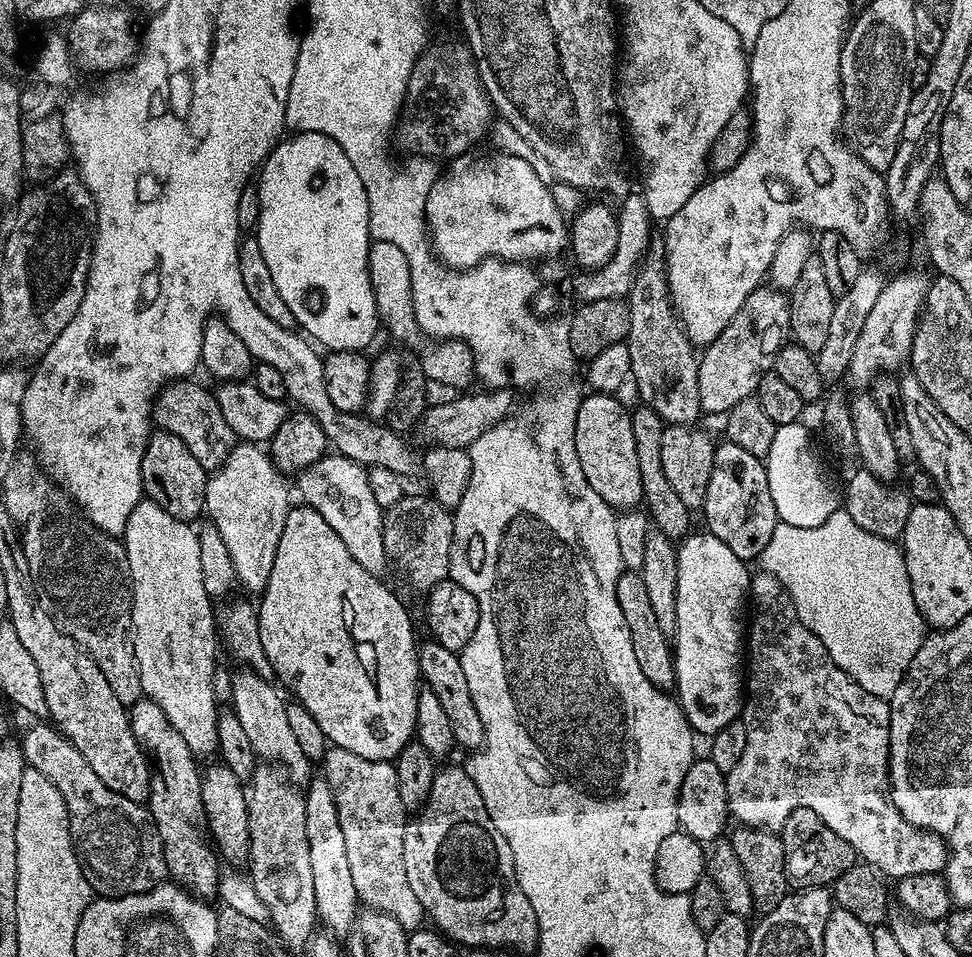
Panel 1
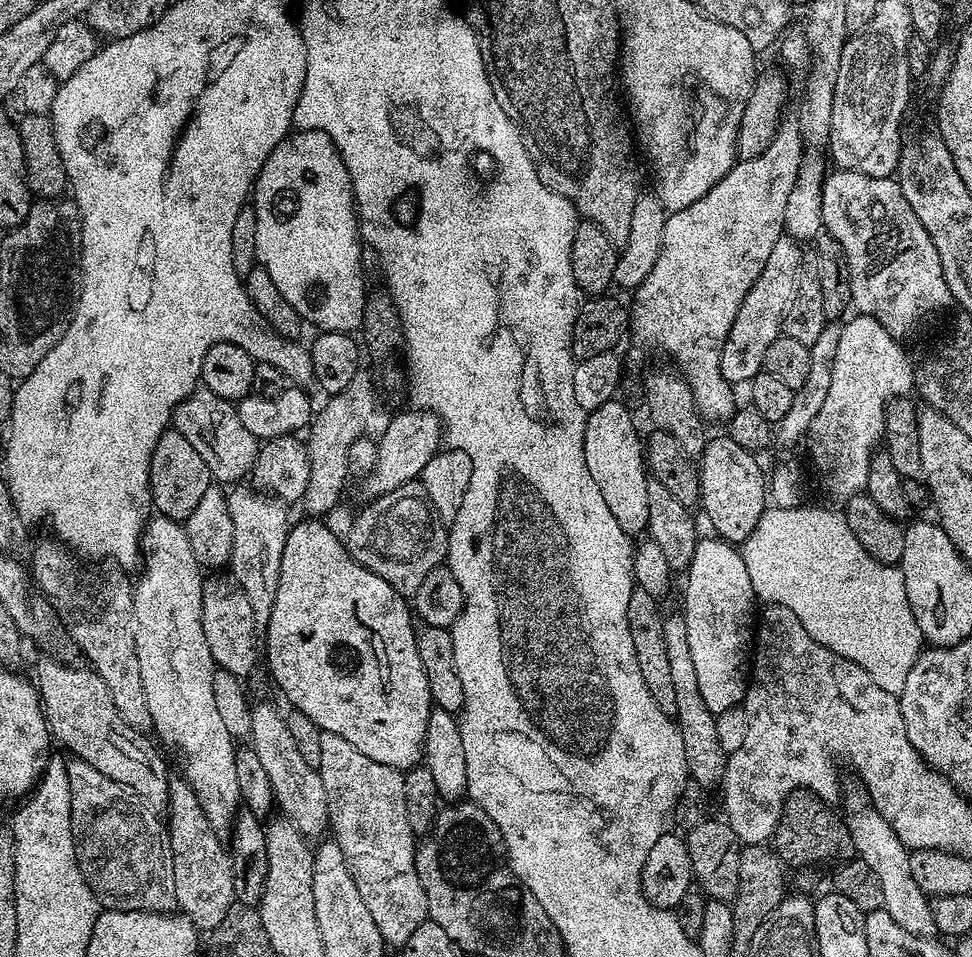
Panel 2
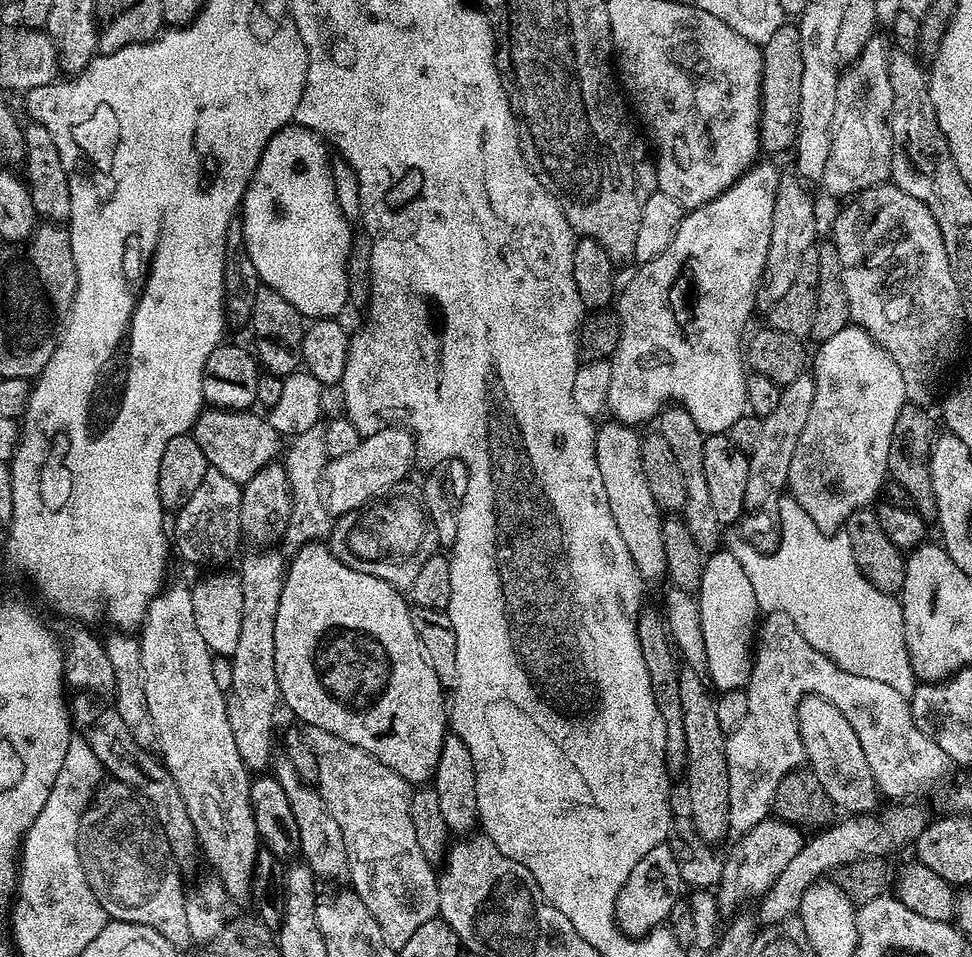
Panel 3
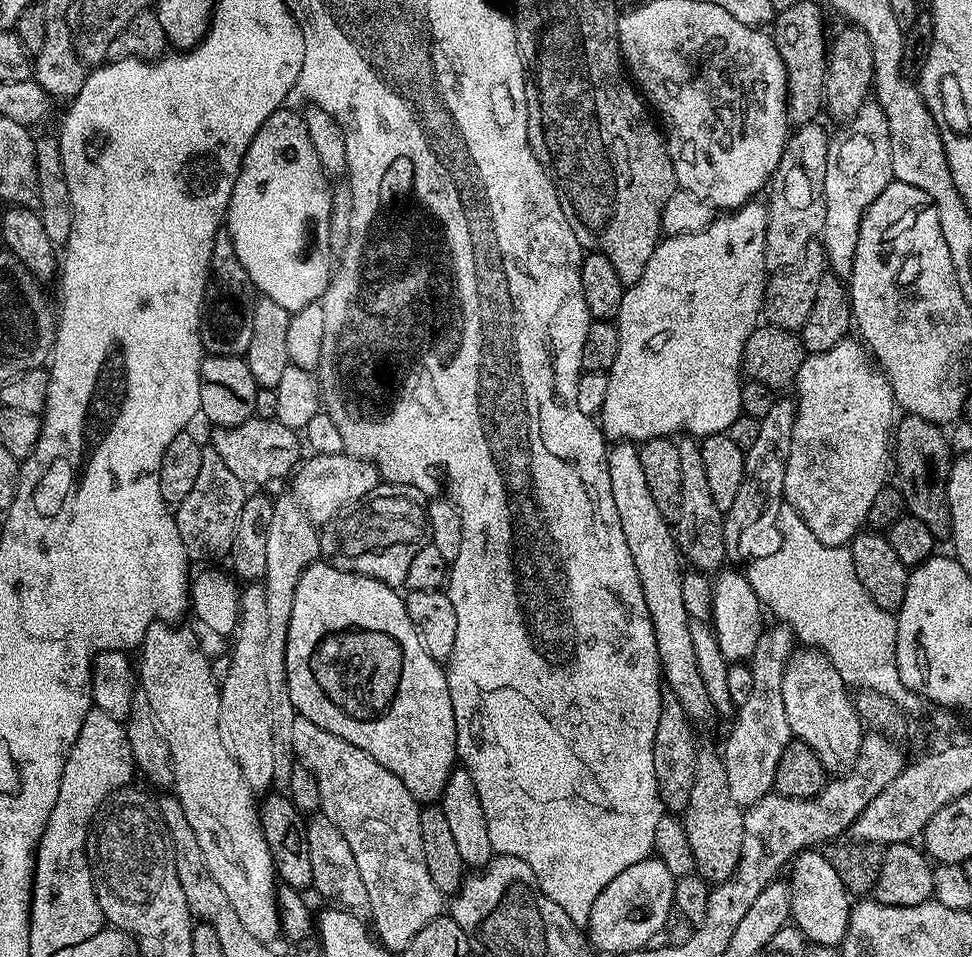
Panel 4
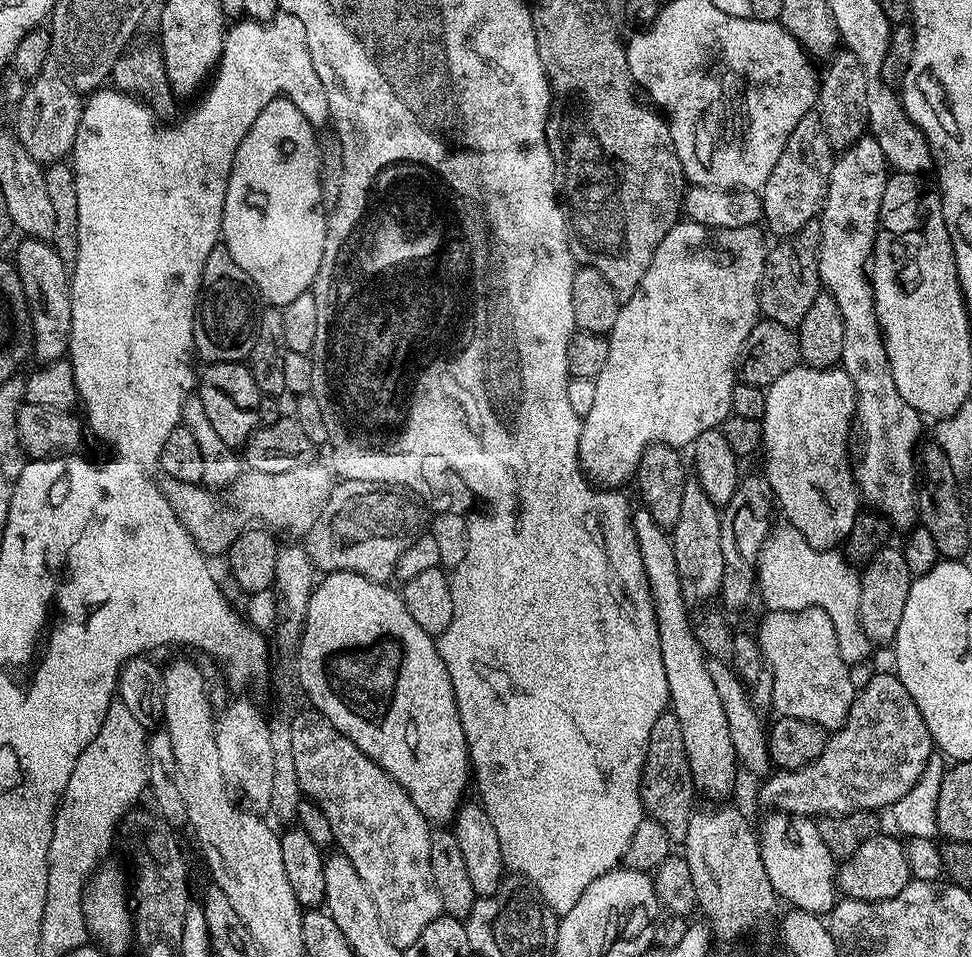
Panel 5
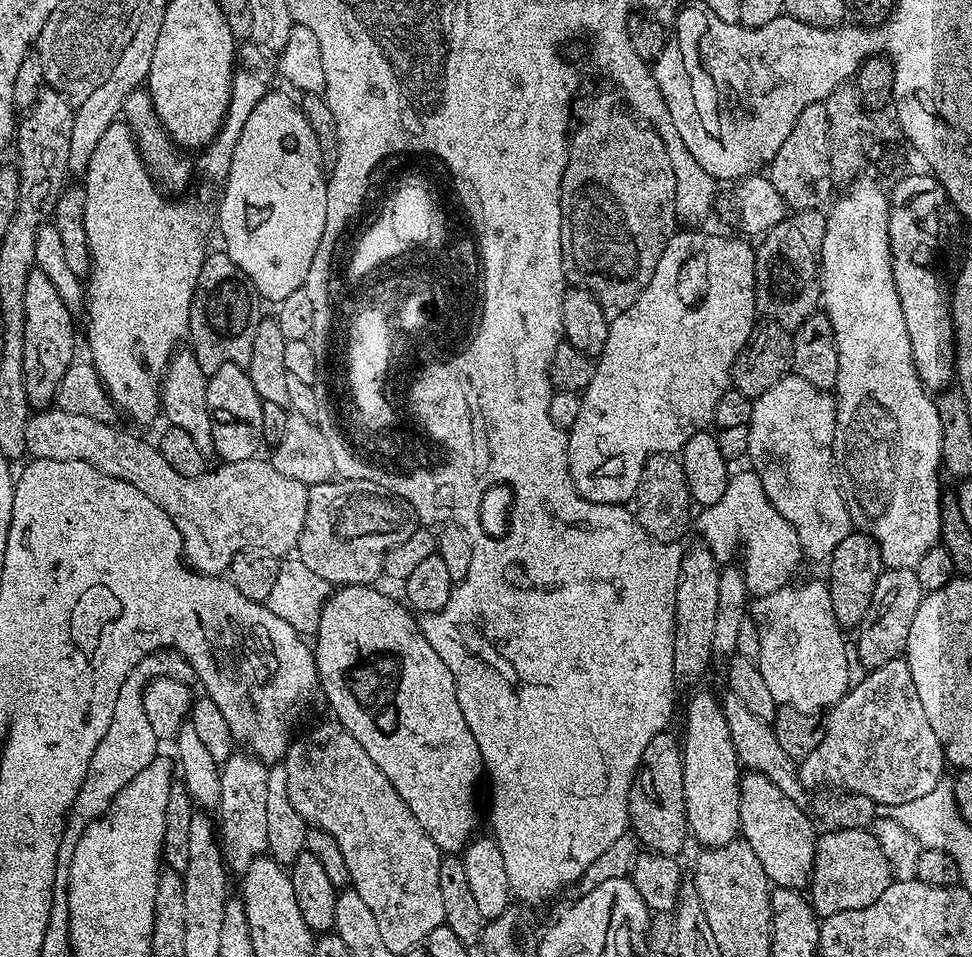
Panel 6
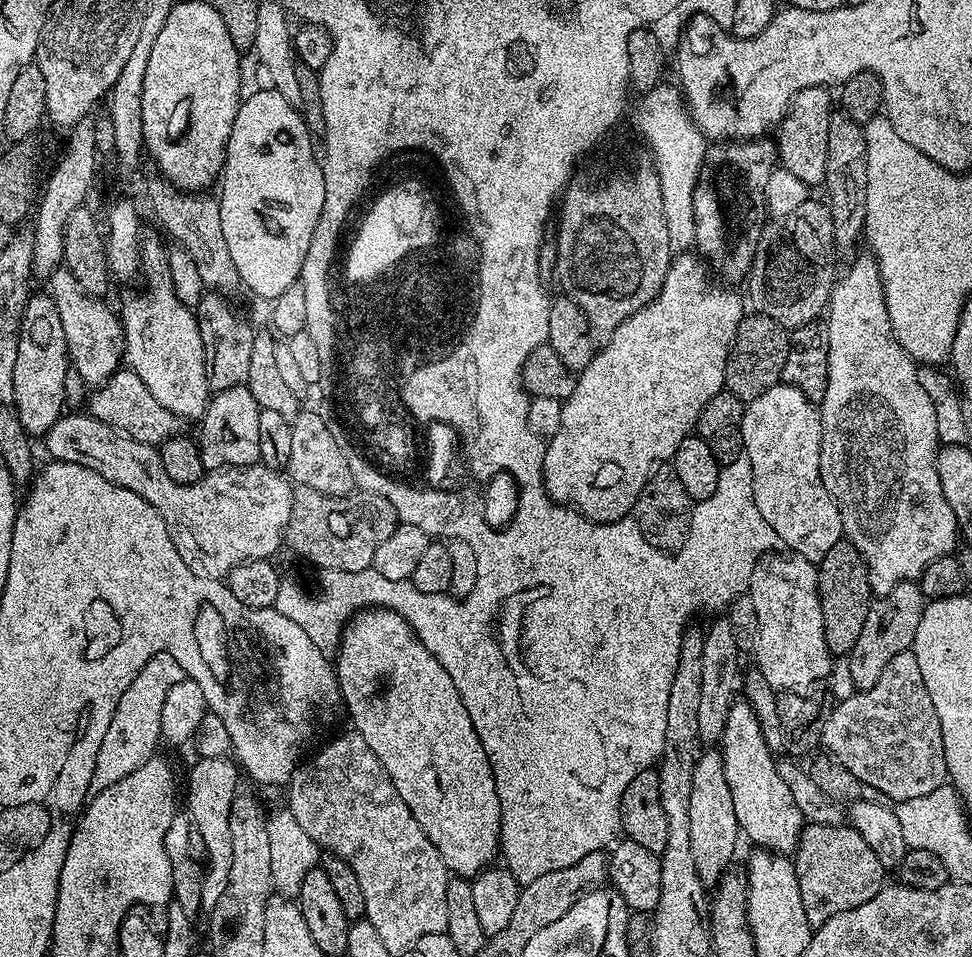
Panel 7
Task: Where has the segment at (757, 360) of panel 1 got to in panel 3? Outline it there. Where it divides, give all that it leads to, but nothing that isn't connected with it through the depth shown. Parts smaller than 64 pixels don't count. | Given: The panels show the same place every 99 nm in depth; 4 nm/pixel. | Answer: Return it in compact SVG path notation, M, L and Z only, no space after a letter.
M781 175L774 204L774 226L770 234L770 250L766 254L764 278L760 281L760 290L756 294L757 305L764 310L771 308L774 302L778 302L778 298L782 298L782 294L786 294L786 290L790 290L790 286L796 284L804 257L813 251L817 243L816 208L812 205L812 196L803 188L805 185L795 175L793 176Z

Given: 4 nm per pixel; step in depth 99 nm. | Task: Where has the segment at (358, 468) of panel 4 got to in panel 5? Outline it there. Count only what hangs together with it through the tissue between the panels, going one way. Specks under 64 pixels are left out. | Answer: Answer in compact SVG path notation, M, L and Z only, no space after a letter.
M320 463L298 466L282 474L241 471L237 480L231 484L230 490L221 495L225 495L221 500L216 498L215 491L200 484L187 484L177 480L165 479L162 491L182 526L186 526L188 533L196 539L196 545L201 552L224 554L245 527L253 522L259 522L265 529L276 534L289 532L292 538L307 537L314 522L318 522L318 514L322 514L334 487L333 469Z

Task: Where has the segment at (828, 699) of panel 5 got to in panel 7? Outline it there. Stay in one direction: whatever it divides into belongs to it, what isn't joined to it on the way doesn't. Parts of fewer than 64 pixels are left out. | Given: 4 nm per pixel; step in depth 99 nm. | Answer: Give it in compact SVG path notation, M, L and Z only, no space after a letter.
M795 554L776 555L761 558L752 575L750 595L758 613L754 664L772 688L780 692L799 692L818 683L831 670L834 657L824 637L817 565Z

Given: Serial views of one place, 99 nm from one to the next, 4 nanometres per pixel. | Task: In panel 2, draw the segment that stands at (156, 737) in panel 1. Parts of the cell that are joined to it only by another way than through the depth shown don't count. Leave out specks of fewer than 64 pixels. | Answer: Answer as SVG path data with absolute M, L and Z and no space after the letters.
M183 778L168 781L166 827L174 858L174 894L179 911L197 930L207 934L218 926L218 922L222 922L222 918L226 918L236 900L232 857L225 841L223 844L220 841L223 839L210 826L198 796Z

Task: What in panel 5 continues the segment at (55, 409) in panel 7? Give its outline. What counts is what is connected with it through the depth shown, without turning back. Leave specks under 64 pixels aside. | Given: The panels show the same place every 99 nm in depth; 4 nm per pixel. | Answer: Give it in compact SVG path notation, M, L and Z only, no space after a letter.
M24 238L16 248L14 263L32 319L32 350L40 362L65 359L70 330L70 268L46 240Z

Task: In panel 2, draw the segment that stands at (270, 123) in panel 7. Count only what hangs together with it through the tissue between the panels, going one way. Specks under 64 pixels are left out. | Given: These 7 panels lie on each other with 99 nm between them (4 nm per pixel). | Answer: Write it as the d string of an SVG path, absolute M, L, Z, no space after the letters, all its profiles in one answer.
M303 130L293 131L285 135L284 140L266 158L266 162L260 167L259 174L256 175L256 186L250 196L251 207L256 210L256 259L259 267L274 278L274 286L278 286L278 291L290 306L300 315L301 321L310 323L320 332L346 332L355 333L361 327L363 322L364 305L366 291L364 292L364 280L361 267L362 237L358 223L358 209L356 198L352 194L352 179L346 170L346 162L338 154L334 142L324 132L306 132Z

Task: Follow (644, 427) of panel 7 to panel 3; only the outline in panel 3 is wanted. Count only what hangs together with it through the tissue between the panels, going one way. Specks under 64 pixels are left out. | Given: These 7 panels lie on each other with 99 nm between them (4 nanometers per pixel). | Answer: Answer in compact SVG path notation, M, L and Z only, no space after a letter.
M757 162L743 176L738 177L725 192L718 194L718 198L691 209L680 221L670 246L666 246L666 250L661 252L658 258L641 263L639 265L640 269L629 278L624 293L621 296L619 293L618 304L620 300L620 308L618 307L618 315L622 326L622 338L618 350L612 355L611 359L612 369L607 411L612 412L611 415L621 424L641 426L640 424L646 423L647 420L655 421L663 408L673 404L687 410L690 418L694 418L694 422L698 422L698 430L702 430L705 434L724 434L727 433L730 426L734 426L734 422L738 422L738 418L742 418L748 412L746 382L749 373L746 371L746 352L742 347L746 340L744 327L747 326L752 311L757 311L758 308L756 294L760 290L760 281L764 278L766 254L770 250L770 234L774 226L774 204L781 175L781 169L776 169L774 165Z

